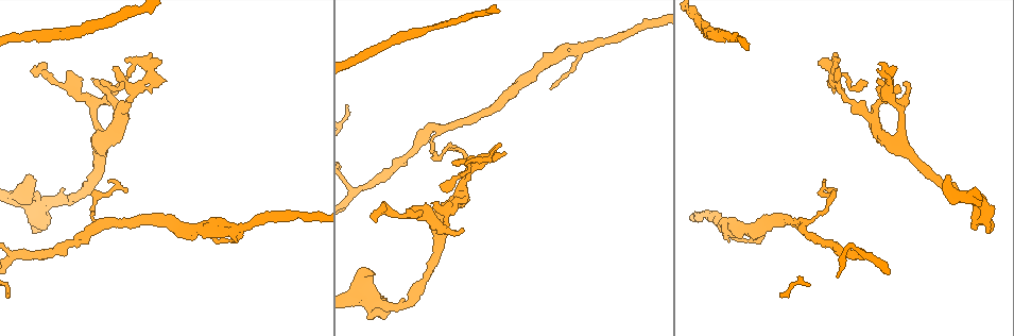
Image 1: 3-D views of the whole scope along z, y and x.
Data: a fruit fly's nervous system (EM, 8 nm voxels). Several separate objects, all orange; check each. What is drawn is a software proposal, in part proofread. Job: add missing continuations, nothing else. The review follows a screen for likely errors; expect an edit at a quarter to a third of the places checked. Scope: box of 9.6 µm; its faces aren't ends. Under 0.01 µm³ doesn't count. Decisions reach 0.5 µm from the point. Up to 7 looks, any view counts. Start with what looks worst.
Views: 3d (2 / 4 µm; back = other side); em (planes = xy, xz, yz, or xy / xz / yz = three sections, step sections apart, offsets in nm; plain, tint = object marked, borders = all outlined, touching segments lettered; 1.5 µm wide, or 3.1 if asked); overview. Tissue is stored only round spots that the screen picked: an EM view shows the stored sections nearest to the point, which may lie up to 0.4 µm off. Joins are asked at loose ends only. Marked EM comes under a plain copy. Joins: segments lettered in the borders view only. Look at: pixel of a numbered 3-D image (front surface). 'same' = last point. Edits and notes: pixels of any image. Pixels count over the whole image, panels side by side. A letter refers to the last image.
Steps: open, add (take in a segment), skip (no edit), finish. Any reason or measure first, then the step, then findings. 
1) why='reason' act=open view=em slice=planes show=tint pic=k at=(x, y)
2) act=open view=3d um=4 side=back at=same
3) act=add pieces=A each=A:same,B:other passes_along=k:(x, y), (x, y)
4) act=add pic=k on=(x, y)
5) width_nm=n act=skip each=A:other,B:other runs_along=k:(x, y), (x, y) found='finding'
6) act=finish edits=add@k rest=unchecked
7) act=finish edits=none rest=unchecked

why='branch stops here' act=open view=em slice=planes show=borders pic=1 at=(462, 228)

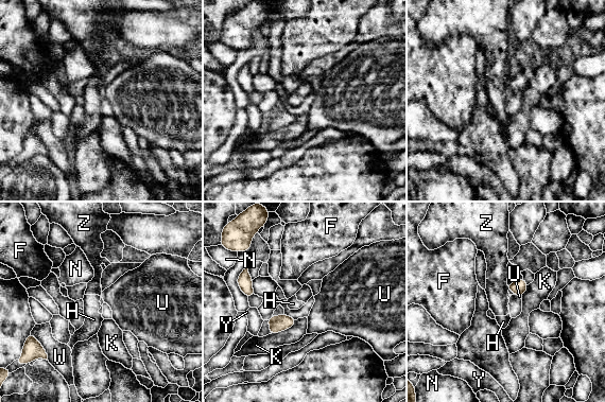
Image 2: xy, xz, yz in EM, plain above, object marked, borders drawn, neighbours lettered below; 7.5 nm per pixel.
act=skip each=F:other,H:other,K:other,N:other,U:other,W:other,Y:other,Z:other border=2:(506, 285), (508, 289) found='none of them fits'

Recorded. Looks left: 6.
why='tapers out' act=open view=em slice=planes show=borders pic=1 at=(34, 67)

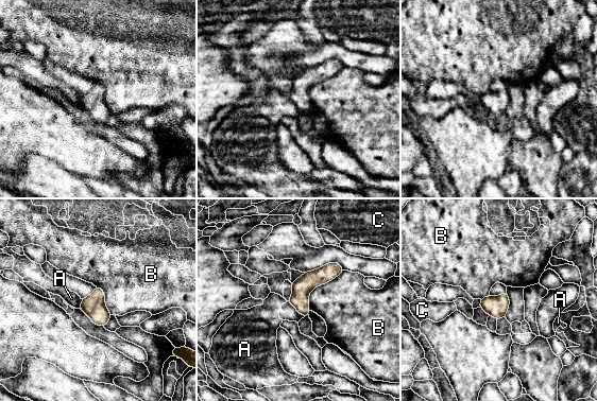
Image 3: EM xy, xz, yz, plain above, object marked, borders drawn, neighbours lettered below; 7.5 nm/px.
width_nm=150 act=skip each=A:other,B:other,C:other found='none of them fits'

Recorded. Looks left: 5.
act=open view=em slice=planes show=borders pic=1 at=(454, 159)

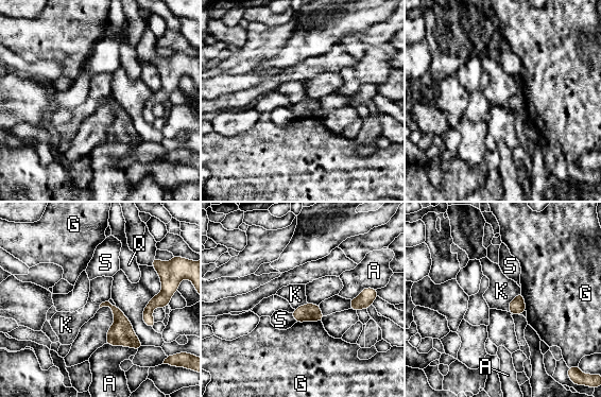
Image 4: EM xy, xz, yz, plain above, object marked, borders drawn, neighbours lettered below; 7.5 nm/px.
act=skip each=A:other,G:other,K:other,Q:other,S:other found='no lettered segment goes on from it'

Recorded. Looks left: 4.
act=finish edits=none rest=unchecked

